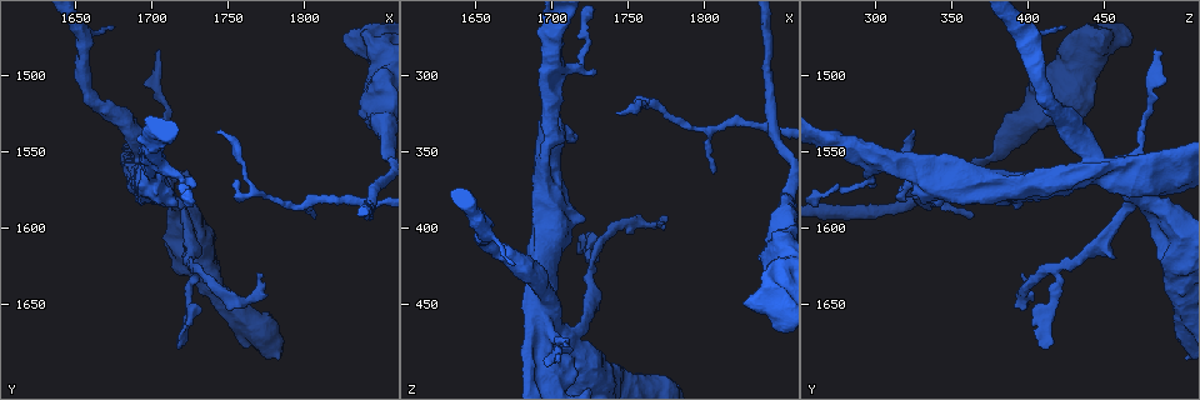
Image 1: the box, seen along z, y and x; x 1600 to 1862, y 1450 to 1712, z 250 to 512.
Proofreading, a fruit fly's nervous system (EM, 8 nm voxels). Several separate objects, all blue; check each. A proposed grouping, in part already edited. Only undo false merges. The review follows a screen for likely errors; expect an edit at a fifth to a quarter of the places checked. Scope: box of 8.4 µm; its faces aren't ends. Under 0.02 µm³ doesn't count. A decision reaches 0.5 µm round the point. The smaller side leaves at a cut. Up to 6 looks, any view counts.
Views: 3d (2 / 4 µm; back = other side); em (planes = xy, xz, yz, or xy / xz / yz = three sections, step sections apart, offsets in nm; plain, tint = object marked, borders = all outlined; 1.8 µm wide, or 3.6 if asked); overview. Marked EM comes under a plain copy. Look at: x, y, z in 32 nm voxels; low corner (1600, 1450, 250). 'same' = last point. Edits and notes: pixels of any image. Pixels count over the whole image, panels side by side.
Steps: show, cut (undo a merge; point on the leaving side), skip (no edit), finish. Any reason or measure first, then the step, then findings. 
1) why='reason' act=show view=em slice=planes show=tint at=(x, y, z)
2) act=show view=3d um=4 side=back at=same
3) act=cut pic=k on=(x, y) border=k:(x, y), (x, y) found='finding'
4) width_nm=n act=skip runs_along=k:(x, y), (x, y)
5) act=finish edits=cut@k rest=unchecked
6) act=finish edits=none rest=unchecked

act=show view=em slice=planes show=tint at=(1844, 1578, 330)

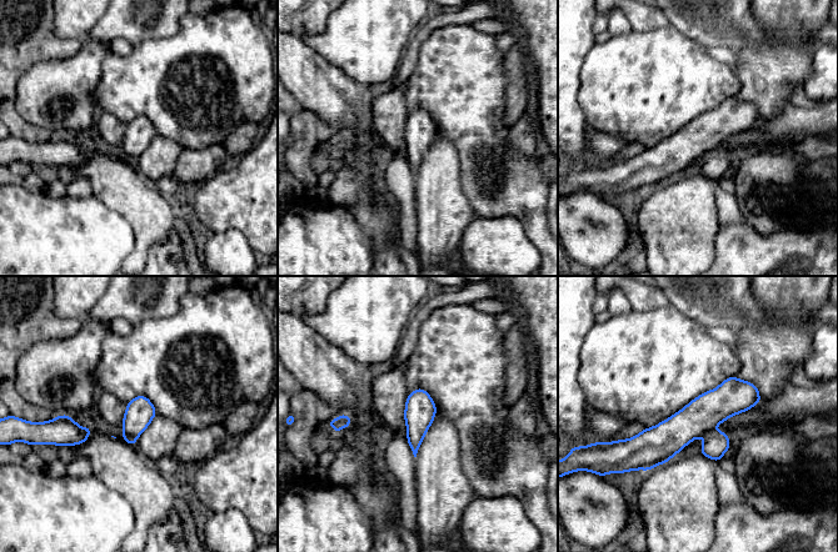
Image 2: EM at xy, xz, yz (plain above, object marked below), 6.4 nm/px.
act=cut pic=2 on=(716, 443) found='a second cell is stuck on'

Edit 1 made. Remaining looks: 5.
why='three-way junction' act=show view=3d um=2 at=(1728, 1626, 422)

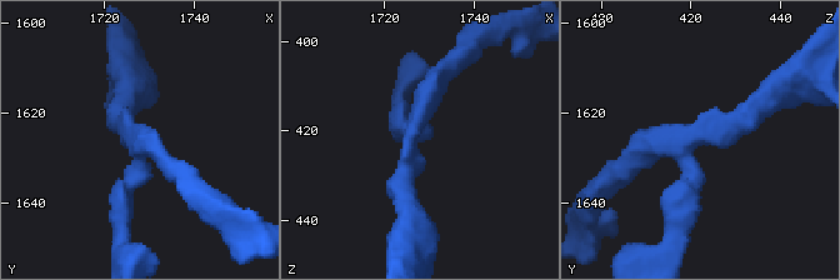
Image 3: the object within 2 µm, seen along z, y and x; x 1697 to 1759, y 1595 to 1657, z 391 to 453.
arms=3 arm_widths_nm=170,170,240 why='shape alone is not enough' act=show view=em slice=planes show=tint at=(1727, 1626, 422)

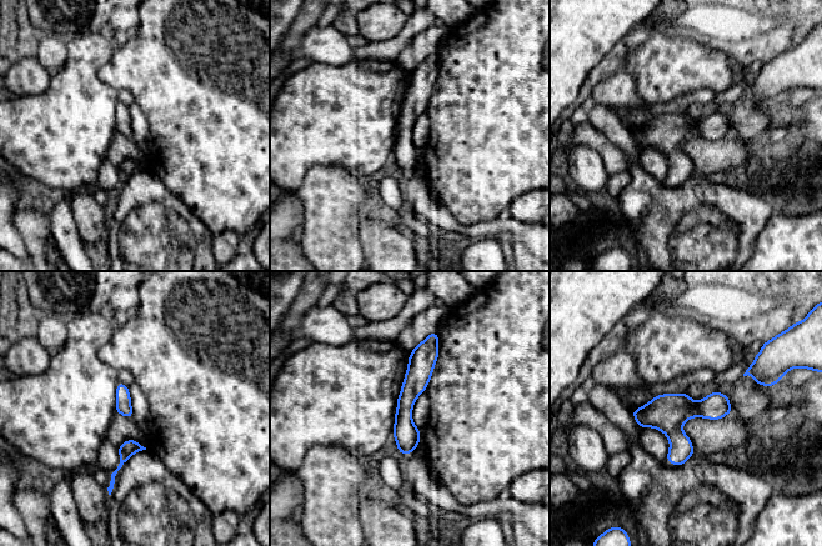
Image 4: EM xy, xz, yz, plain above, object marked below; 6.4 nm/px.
width_nm=100 act=skip runs_along=4:(432, 340), (405, 402), (404, 450) found='continuous, no second cell'

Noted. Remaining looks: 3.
why='branch point' act=show view=3d um=2 at=(1696, 1560, 448)

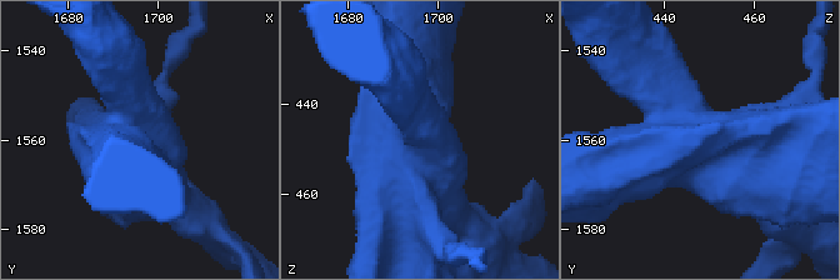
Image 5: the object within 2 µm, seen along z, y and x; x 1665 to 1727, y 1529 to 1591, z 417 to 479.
arms=3 arm_widths_nm=300,360,480 act=show view=em slice=yz step=8 show=tint at=(1695, 1560, 447)

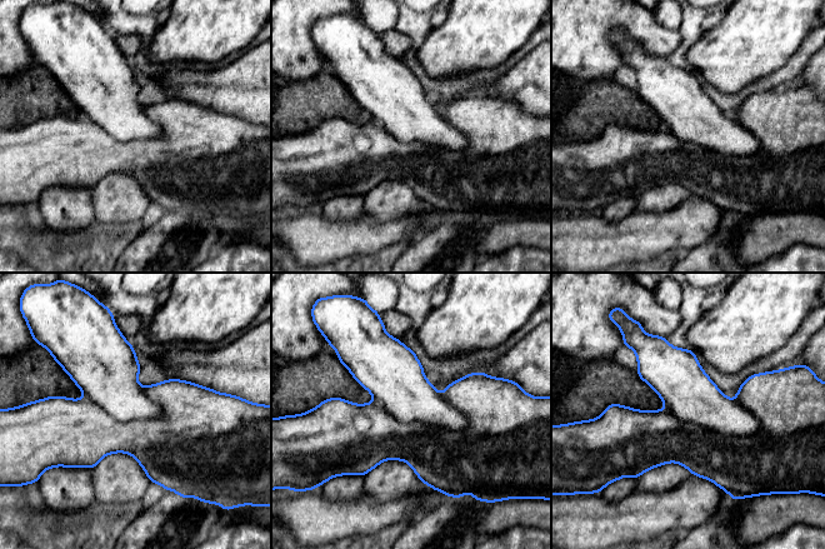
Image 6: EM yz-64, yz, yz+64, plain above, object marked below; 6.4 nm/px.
act=cut pic=6 on=(693, 398) border=6:(665, 408), (726, 435), (760, 429) found='a second cell is stuck on'

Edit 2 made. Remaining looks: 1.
act=finish edits=cut@2,cut@6 rest=unchecked

